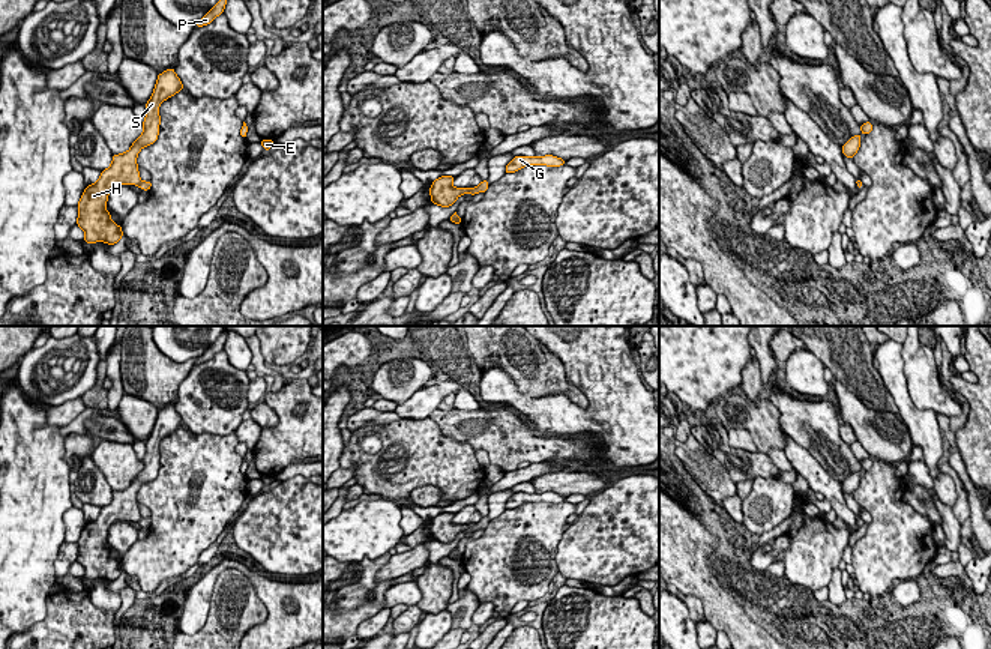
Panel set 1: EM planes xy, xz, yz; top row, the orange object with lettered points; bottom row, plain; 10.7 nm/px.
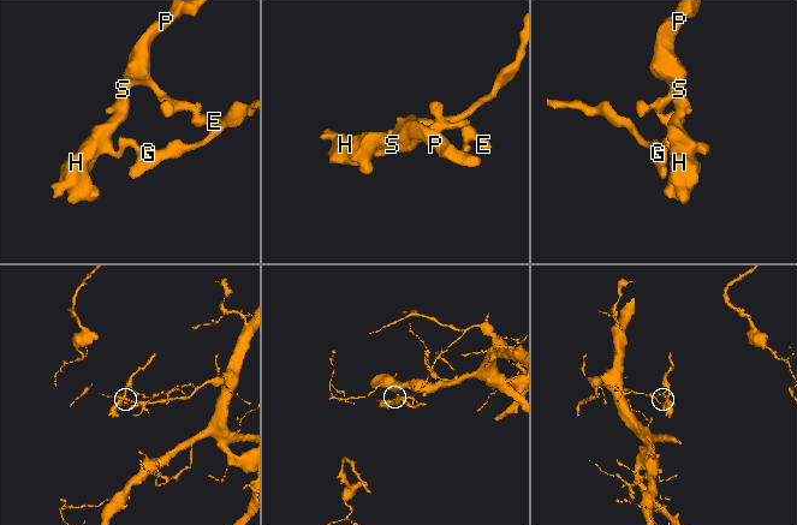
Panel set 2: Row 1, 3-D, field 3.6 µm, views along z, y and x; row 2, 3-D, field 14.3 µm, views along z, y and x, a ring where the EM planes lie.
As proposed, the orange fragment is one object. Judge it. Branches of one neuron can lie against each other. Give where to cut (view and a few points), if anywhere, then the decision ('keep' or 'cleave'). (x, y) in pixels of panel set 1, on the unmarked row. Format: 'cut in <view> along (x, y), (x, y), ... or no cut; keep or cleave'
cut in xz along (476, 525), (470, 529); cleave

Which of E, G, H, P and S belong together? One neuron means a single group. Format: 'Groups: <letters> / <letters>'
Groups: E H P S / G

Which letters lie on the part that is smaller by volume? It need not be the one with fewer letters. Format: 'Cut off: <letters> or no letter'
Cut off: E, H, P, S

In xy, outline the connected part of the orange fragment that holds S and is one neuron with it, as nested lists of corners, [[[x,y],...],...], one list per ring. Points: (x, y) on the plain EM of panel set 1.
[[[173,404],[158,412],[153,431],[146,440],[143,470],[134,478],[128,488],[113,491],[111,502],[101,509],[96,520],[86,523],[77,542],[77,562],[86,569],[86,580],[105,578],[114,581],[122,575],[122,563],[114,560],[111,550],[107,548],[108,530],[117,521],[138,523],[141,520],[137,493],[143,484],[158,476],[161,460],[159,442],[180,427],[185,425]]]

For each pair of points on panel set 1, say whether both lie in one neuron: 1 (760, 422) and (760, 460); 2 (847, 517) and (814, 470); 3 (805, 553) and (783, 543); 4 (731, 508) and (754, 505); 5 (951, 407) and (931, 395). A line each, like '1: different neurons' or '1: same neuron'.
1: different neurons
2: same neuron
3: different neurons
4: different neurons
5: same neuron

